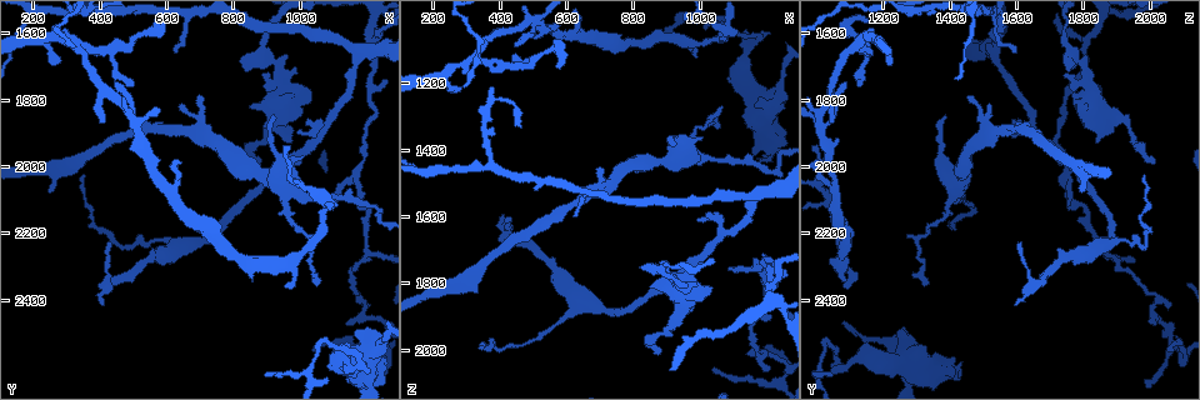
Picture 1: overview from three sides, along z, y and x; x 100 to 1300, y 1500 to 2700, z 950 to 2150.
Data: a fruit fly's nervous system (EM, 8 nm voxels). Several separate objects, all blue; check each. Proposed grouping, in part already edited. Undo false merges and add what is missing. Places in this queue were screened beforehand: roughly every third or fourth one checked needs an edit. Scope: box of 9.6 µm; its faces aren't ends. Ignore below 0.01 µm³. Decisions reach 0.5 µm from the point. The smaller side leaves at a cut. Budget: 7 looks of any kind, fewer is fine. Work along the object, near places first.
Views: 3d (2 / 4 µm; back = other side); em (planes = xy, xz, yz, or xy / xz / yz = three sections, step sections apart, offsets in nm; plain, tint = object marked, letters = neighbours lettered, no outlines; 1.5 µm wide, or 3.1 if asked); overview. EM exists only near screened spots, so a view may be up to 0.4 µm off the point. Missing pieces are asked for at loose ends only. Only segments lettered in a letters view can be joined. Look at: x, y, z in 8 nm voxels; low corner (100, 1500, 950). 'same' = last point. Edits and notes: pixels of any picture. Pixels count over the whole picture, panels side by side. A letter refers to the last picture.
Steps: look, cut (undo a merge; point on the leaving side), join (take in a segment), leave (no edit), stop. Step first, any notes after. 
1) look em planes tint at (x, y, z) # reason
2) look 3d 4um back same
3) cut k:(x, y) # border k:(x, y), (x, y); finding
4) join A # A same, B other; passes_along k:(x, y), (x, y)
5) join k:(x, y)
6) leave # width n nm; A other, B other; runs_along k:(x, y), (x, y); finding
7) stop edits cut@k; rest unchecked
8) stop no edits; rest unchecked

look em planes letters at (1210, 2410, 2060)

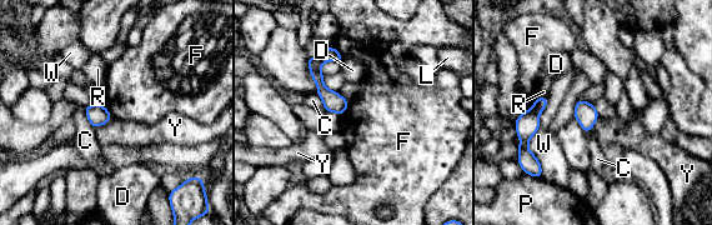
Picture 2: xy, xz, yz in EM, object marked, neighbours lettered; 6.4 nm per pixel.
cut 2:(527, 124) # C other, D other, F other, L other, P other, R other, W other, Y other; border 2:(530, 109), (537, 114); a second cell is stuck on

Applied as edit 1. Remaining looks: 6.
look 3d 4um back at (1000, 1890, 1610) # free end

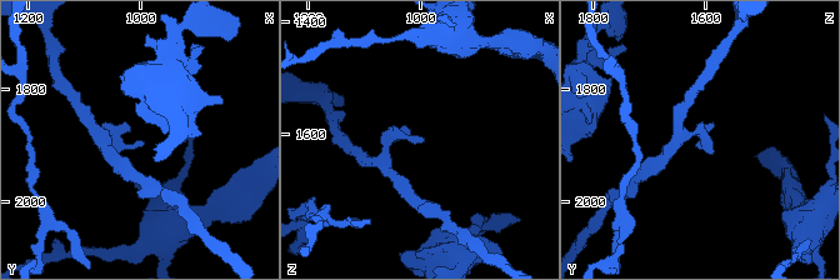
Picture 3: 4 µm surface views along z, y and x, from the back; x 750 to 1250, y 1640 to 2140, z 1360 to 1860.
look em yz step 4 letters at (995, 1895, 1610)

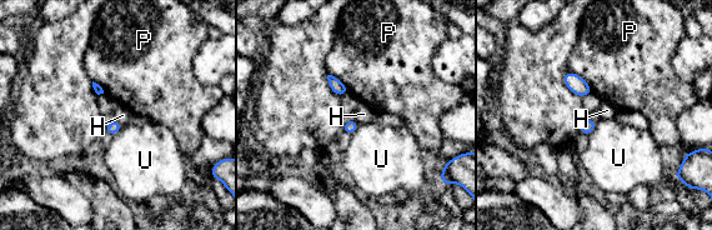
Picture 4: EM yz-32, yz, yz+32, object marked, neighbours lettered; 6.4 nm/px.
look em planes letters same

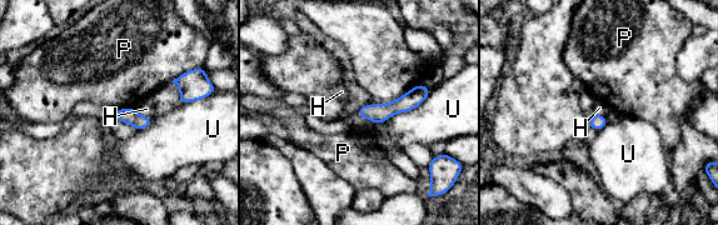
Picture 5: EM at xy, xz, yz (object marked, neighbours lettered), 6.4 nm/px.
leave # width 90 nm; H other, P other, U other; border 5:(131, 108), (151, 119); none of them fits

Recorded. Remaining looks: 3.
look em xy step 4 letters at (860, 1820, 1800) # an open end

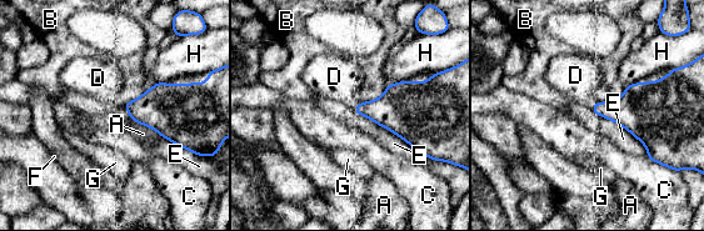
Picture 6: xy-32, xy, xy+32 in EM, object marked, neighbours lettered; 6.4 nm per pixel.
join A, D # A same, B other, C other, D same, E other, F other, G other, H other; the cell continues

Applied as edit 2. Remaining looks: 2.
stop edits cut@2, join@6; rest unchecked

